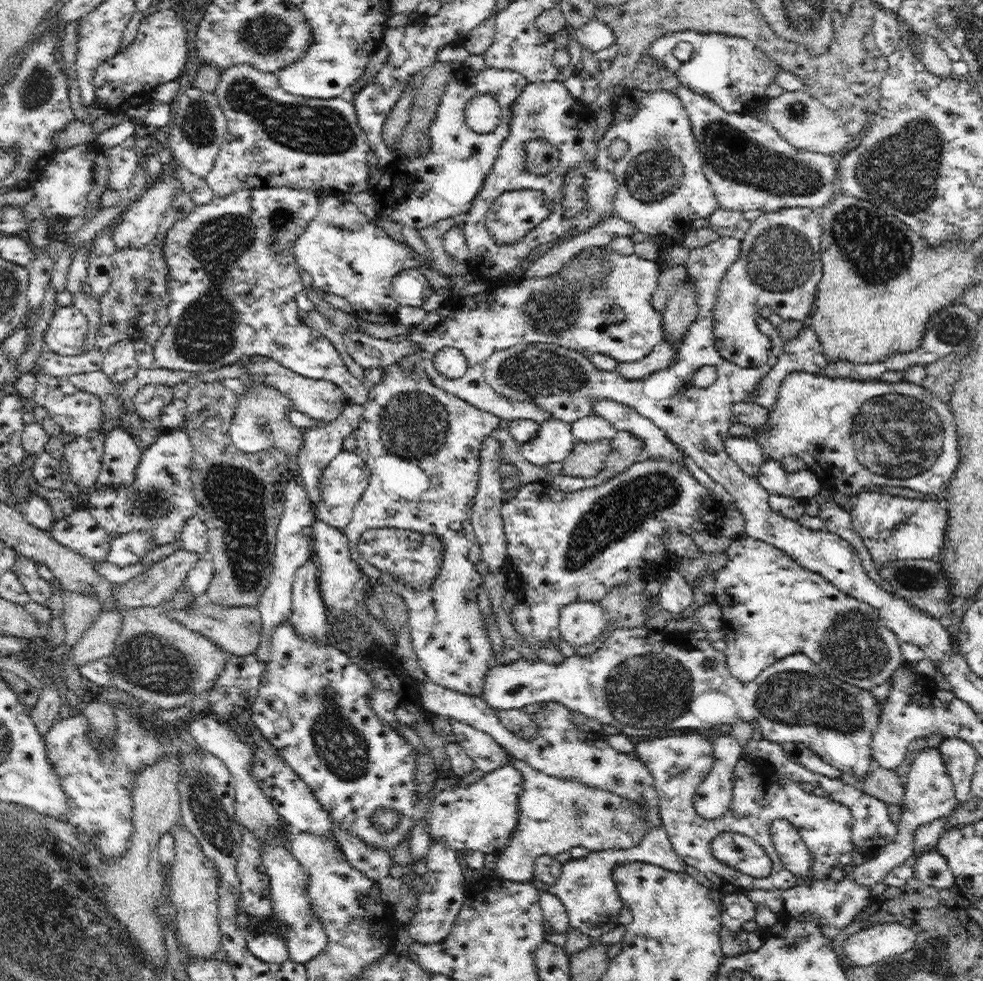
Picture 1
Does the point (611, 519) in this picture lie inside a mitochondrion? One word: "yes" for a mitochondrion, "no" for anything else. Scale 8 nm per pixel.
yes

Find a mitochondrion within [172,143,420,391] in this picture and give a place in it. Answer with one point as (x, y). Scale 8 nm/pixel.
(282, 219)

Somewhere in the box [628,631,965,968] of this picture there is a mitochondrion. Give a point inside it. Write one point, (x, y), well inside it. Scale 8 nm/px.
(797, 697)

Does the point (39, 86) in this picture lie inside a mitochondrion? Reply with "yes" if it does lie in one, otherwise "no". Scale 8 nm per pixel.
yes

